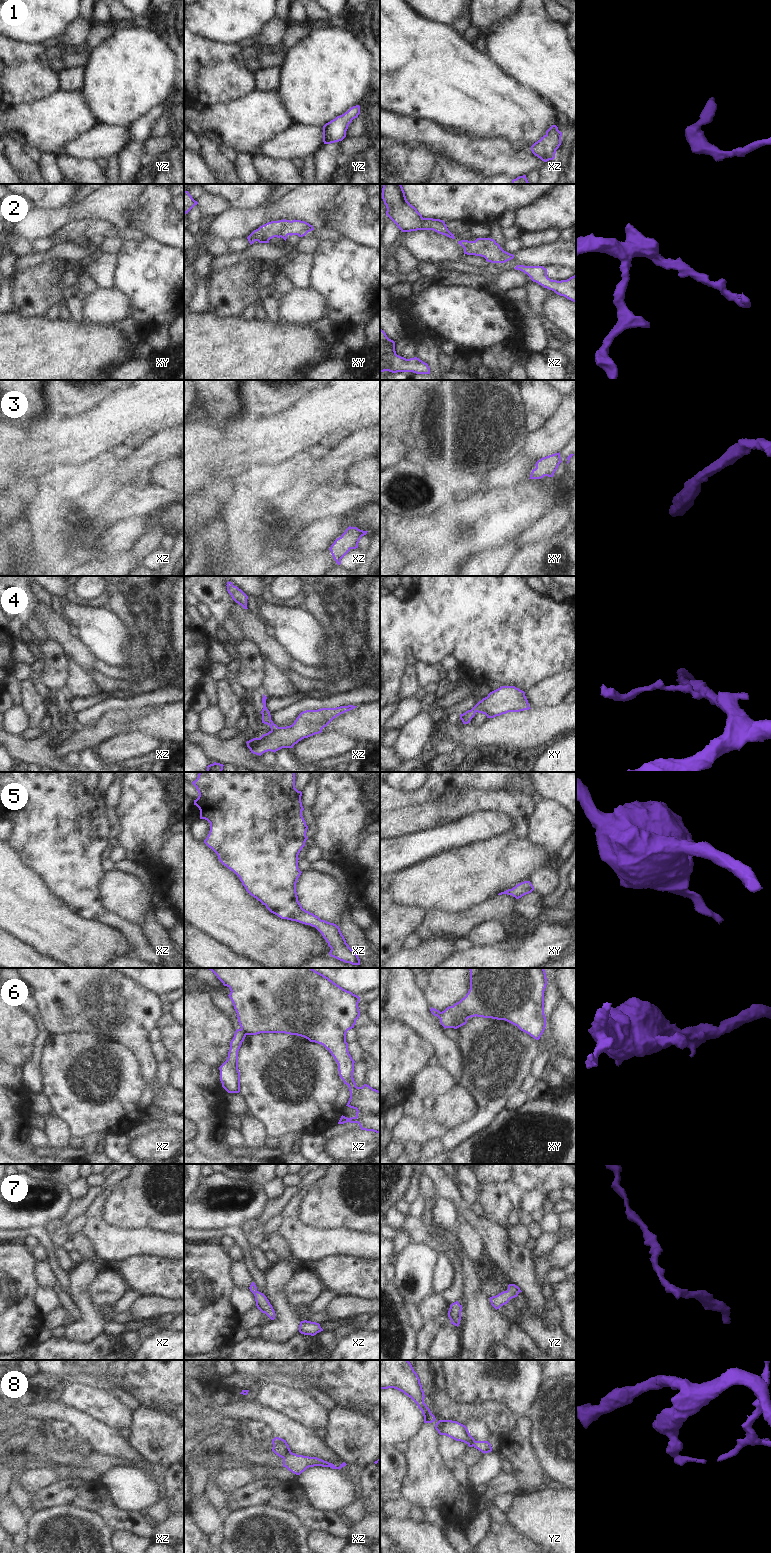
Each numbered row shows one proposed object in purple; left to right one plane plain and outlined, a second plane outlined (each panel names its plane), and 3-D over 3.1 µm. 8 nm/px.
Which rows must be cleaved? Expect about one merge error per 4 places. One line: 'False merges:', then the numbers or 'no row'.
False merges: 4, 6, 8

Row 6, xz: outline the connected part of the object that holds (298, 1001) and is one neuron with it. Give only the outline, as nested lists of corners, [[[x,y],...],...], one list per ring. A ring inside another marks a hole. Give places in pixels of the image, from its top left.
[[[205,968],[211,970],[217,978],[230,989],[231,999],[241,1029],[246,1035],[260,1033],[285,1033],[297,1035],[323,1045],[338,1064],[339,1076],[349,1087],[350,1098],[346,1106],[355,1109],[356,1116],[347,1118],[341,1116],[338,1124],[347,1122],[358,1123],[361,1130],[380,1134],[380,1091],[367,1084],[357,1087],[353,1078],[354,1063],[348,1051],[346,1033],[354,1028],[360,1016],[358,1003],[360,997],[334,983],[328,977],[313,968]]]

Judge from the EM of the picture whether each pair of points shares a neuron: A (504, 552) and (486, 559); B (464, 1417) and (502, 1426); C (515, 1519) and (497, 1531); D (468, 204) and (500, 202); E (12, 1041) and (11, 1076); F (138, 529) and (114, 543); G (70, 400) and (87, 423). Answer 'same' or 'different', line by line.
A: same
B: same
C: different
D: same
E: different
F: same
G: different

